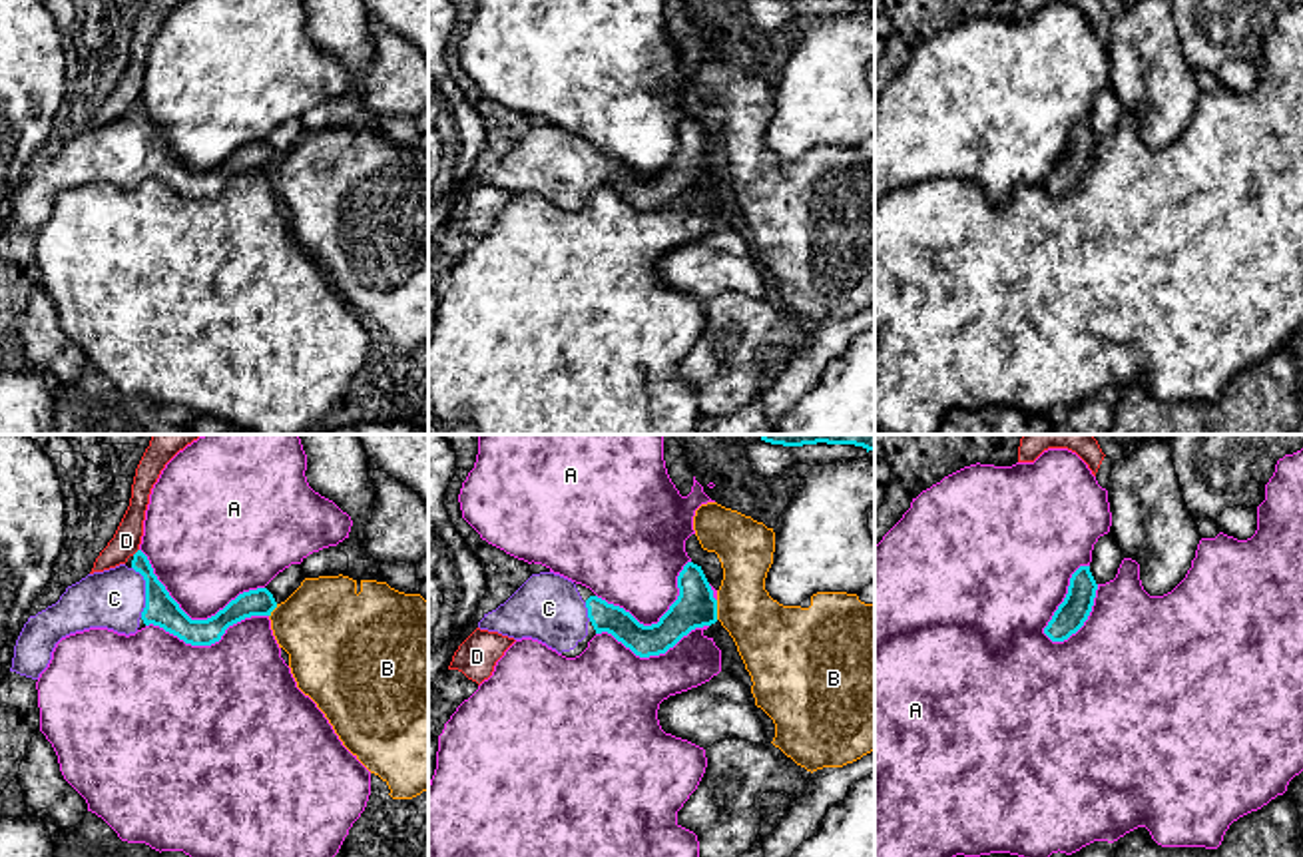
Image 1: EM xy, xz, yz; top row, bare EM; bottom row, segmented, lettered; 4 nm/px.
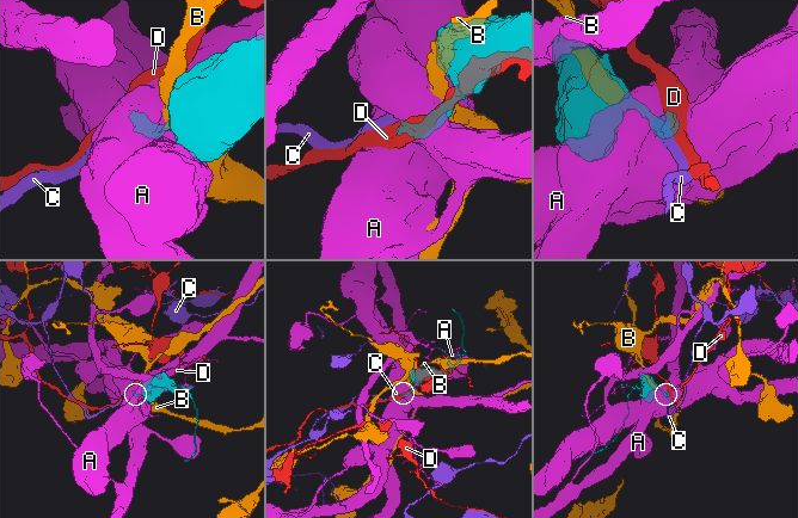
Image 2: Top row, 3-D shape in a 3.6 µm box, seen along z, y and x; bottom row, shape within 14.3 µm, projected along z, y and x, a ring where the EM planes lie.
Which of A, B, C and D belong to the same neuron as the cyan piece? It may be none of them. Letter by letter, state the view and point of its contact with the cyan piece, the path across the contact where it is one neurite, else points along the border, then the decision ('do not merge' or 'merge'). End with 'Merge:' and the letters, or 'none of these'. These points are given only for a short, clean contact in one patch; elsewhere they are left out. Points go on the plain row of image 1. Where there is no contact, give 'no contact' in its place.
A: meets cyan in yz at (1064, 154); do not merge
B: meets cyan in xz at (716, 164); do not merge
C: meets cyan in xy at (146, 146); runs through xy (162, 164), (146, 146), (114, 152); merge
D: meets cyan in xy at (136, 106); border along xy (138, 102), (132, 108); do not merge
Merge: C

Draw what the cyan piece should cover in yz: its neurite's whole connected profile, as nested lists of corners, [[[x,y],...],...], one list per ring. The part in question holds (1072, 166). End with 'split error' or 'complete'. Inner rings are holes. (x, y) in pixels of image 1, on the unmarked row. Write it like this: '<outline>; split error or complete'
[[[1080,120],[1072,128],[1068,147],[1044,181],[1044,187],[1052,195],[1064,195],[1076,187],[1092,165],[1096,143],[1098,138],[1090,126],[1090,120]]]; complete

